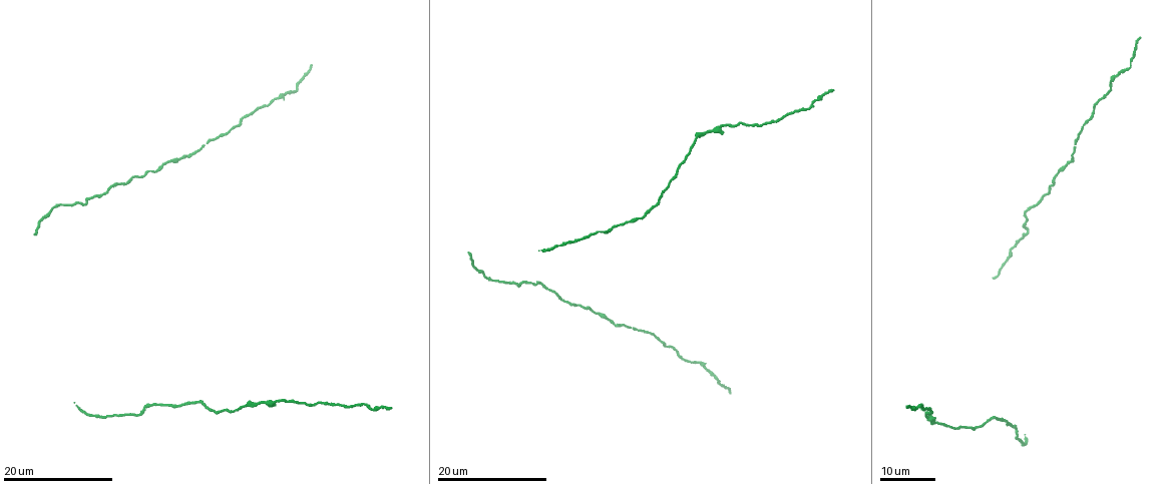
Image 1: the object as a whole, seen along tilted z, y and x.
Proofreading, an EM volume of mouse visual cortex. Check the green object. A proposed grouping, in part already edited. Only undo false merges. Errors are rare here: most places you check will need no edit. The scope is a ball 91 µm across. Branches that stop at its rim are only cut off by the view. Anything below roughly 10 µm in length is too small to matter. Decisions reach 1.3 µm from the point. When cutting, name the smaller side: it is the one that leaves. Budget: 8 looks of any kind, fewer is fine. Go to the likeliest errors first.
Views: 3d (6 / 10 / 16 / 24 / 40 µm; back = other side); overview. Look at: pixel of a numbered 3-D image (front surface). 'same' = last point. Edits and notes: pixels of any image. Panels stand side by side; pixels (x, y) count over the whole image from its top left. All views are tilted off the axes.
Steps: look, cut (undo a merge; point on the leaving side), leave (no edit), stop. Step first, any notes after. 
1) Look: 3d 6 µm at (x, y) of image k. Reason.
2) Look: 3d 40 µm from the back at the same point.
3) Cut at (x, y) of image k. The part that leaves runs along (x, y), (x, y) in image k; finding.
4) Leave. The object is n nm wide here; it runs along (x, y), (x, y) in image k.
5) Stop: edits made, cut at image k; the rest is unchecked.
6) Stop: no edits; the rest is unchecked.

Look: 3d 16 µm at (1116, 73) of image 1. Arms run side by side.

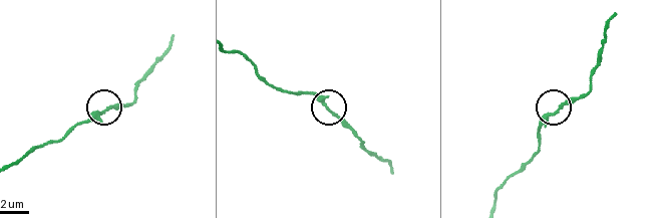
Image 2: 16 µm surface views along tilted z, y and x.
Look: 3d 6 µm at (557, 109) of image 2.

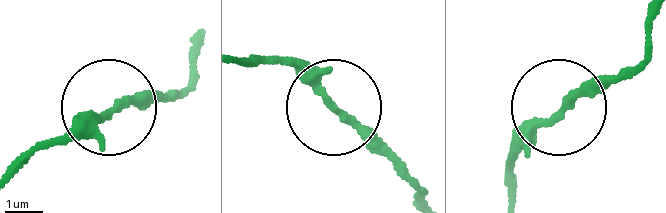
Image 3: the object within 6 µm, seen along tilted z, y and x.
Leave. It runs along (20, 169), (118, 105), (158, 103), (181, 90) in image 3; all the same neuron.

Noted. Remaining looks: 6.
Look: 3d 16 µm at (532, 283) of image 1. Thin neck.

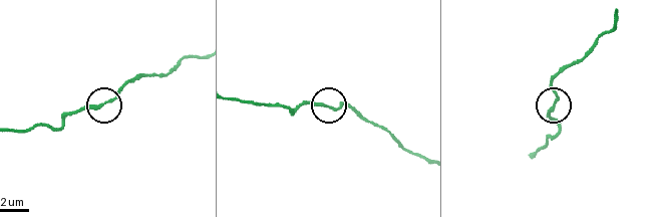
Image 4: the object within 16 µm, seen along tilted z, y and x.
Look: 3d 6 µm at (108, 101) of image 4.

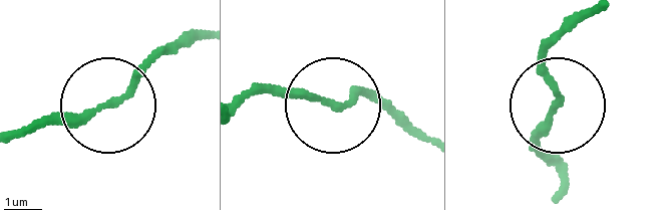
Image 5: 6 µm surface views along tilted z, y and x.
Look: 3d 6 µm from the back at (327, 101) of image 5. Other side.

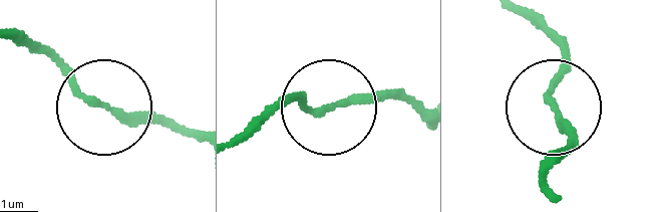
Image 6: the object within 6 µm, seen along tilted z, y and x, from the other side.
Leave. It runs along (552, 168), (564, 139), (551, 89), (563, 37) in image 6; all the same neuron.

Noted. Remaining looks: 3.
Look: 3d 24 µm at (721, 127) of image 1. Sudden change in width.

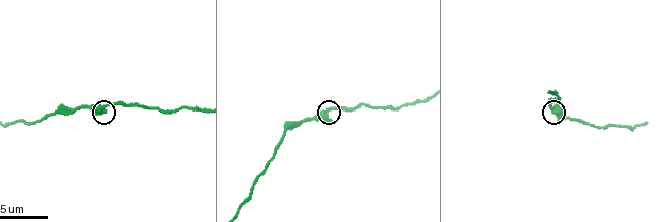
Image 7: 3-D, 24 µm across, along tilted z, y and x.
Look: 3d 6 µm at (325, 113) of image 7.

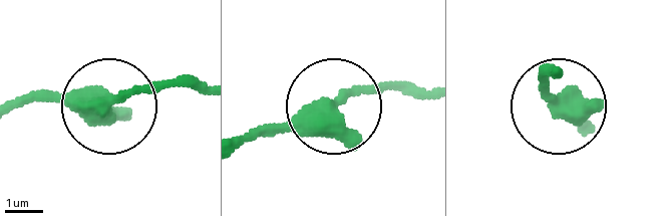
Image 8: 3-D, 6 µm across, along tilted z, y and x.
Leave. 3 arms meet here; it runs along (18, 103), (120, 101), (160, 84), (196, 84) in image 8; one neuron here.

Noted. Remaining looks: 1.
Stop: no edits; the rest is unchecked.

